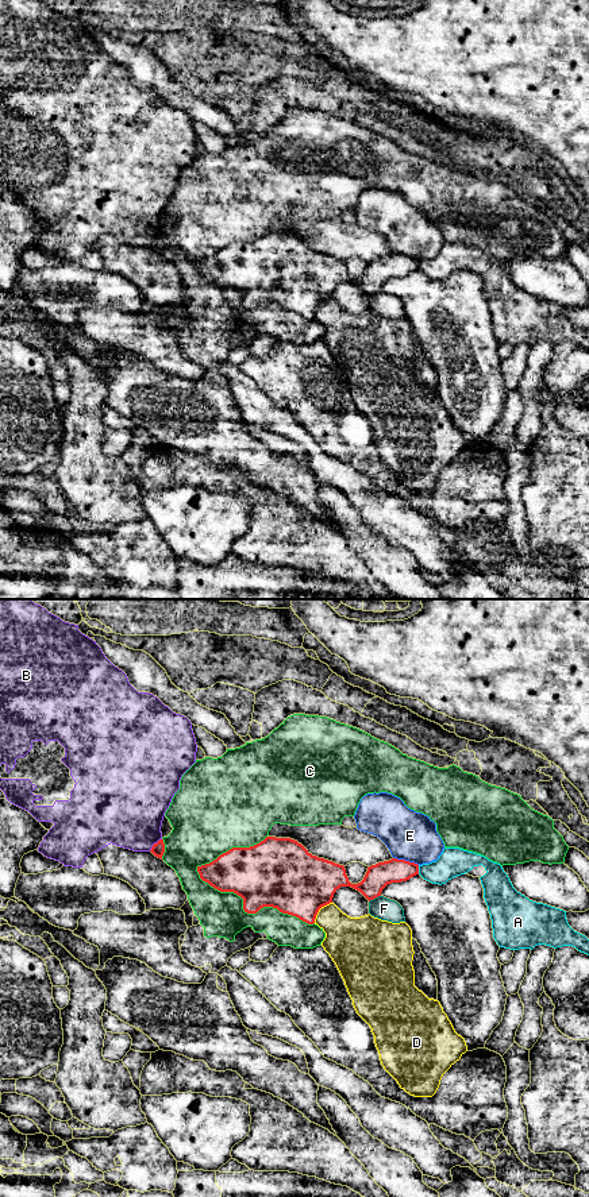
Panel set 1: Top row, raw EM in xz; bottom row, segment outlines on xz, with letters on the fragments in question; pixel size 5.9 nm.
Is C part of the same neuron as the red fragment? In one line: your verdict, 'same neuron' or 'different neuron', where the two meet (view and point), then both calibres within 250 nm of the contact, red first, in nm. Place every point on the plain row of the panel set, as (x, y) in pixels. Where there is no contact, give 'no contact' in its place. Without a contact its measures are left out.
different neuron | xz (247, 308) | 380/260 nm

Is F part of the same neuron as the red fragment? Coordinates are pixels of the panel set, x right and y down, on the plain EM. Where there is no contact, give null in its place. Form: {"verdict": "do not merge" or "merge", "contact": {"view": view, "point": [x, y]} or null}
{"verdict": "do not merge", "contact": {"view": "xz", "point": [374, 293]}}

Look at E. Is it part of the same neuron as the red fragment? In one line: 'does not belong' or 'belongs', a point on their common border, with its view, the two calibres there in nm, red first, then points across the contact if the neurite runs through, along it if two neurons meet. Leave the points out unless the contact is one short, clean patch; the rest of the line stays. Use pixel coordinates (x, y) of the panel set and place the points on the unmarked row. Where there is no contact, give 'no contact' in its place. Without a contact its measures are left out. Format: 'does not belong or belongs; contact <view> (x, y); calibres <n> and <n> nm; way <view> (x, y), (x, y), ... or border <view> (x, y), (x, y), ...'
does not belong; contact xz (404, 255); calibres 150 and 300 nm; border xz (393, 253), (414, 257), (418, 261)

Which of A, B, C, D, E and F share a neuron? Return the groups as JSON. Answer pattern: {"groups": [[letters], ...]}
{"groups": [["A"], ["B"], ["C"], ["D"], ["E"], ["F"]]}

